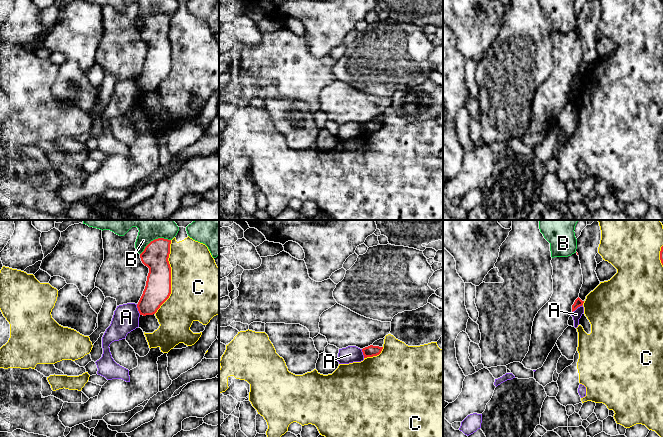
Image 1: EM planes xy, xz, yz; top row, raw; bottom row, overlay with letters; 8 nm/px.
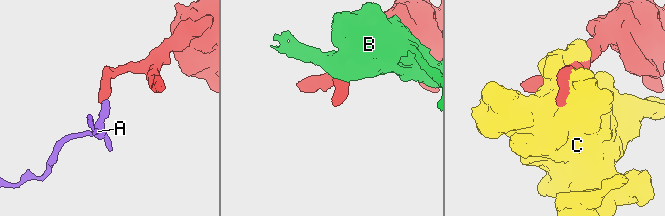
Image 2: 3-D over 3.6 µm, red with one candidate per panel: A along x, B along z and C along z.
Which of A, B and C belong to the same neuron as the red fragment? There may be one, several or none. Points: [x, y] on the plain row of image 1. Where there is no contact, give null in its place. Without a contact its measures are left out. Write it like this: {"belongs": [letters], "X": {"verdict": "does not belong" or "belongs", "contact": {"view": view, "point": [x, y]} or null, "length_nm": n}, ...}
{"belongs": [], "A": {"verdict": "does not belong", "contact": {"view": "xy", "point": [138, 85]}, "length_nm": 90}, "B": {"verdict": "does not belong", "contact": {"view": "xy", "point": [155, 15]}, "length_nm": 280}, "C": {"verdict": "does not belong", "contact": {"view": "xy", "point": [170, 53]}, "length_nm": 600}}

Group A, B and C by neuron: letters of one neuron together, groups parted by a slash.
A / B / C

